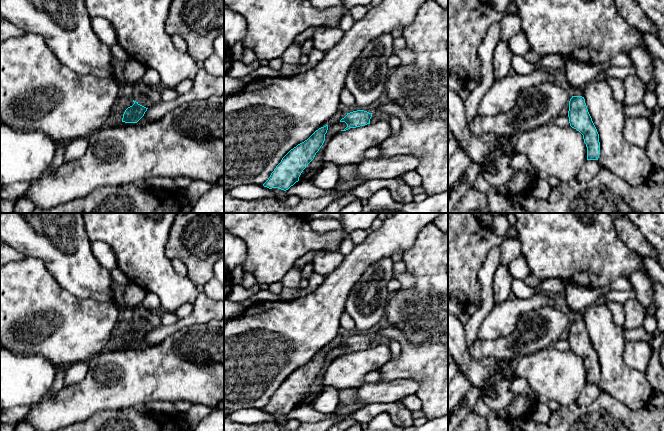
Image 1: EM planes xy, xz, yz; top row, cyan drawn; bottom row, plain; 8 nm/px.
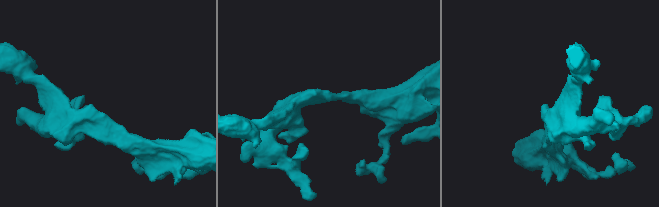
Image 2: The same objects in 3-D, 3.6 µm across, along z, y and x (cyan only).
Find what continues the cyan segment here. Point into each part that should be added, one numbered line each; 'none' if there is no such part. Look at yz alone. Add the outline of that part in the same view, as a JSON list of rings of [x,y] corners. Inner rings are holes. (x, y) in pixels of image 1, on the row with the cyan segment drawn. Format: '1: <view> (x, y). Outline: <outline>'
none

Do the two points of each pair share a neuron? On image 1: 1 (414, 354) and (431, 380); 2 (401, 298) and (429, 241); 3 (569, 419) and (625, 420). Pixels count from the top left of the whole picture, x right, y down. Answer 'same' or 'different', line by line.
1: same
2: same
3: same

